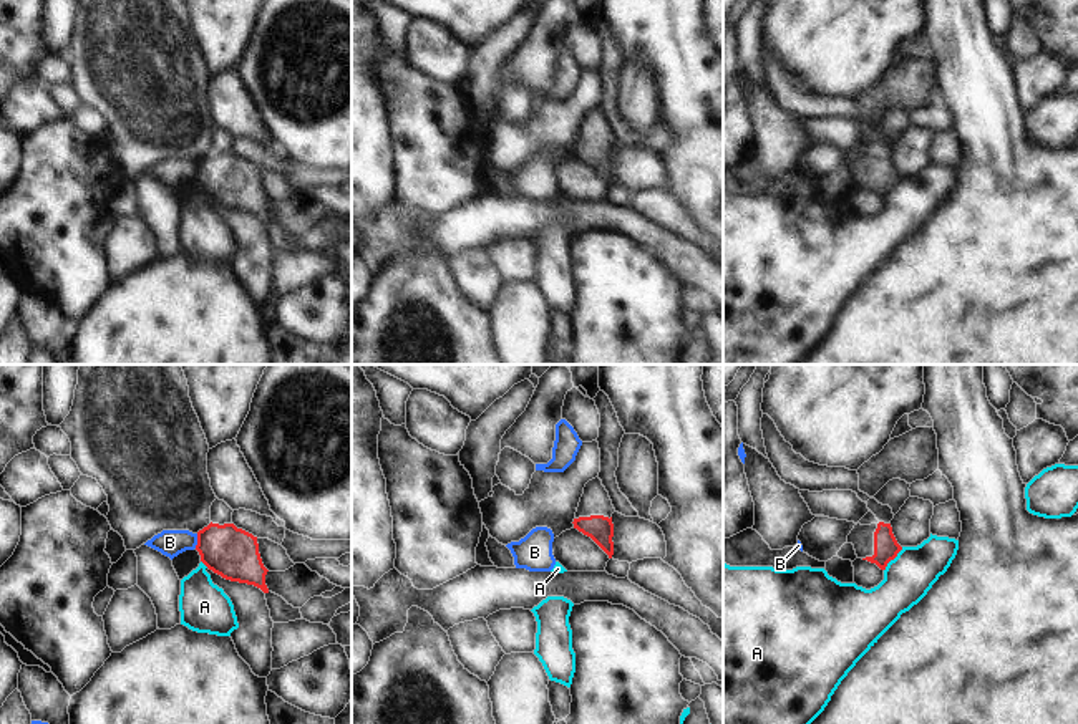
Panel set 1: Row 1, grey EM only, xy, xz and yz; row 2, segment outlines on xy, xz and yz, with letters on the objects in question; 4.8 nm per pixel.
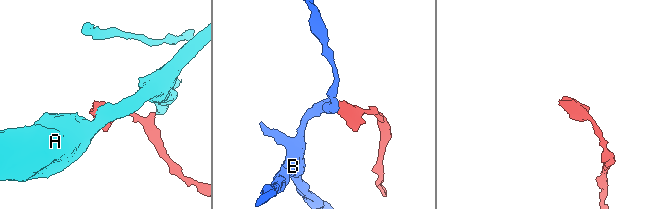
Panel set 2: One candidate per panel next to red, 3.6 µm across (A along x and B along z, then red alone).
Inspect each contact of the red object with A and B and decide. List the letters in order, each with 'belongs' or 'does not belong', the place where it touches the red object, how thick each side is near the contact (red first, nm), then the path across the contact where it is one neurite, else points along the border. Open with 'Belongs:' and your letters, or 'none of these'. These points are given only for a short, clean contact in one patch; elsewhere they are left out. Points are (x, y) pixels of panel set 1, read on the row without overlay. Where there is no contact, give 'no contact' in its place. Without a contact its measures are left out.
Belongs: none of these
A: does not belong; contact yz (893, 188); calibres 120 and 240 nm; border yz (903, 176), (884, 199)
B: does not belong; contact xy (198, 169); calibres 240 and 130 nm; border xy (198, 163), (194, 176)

